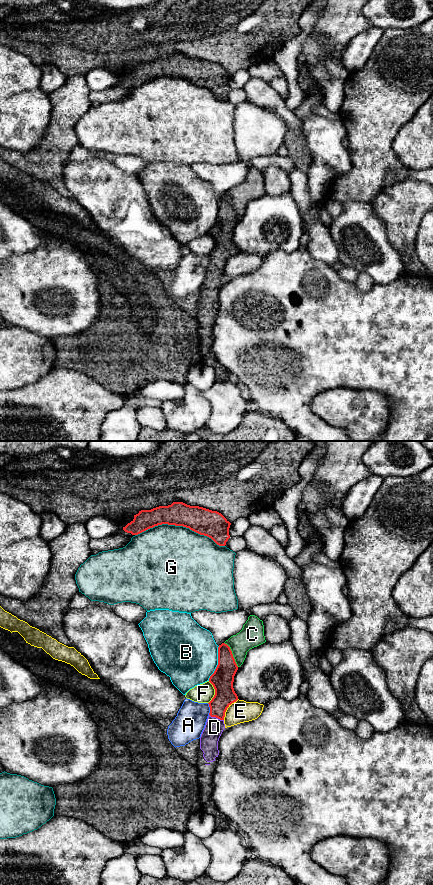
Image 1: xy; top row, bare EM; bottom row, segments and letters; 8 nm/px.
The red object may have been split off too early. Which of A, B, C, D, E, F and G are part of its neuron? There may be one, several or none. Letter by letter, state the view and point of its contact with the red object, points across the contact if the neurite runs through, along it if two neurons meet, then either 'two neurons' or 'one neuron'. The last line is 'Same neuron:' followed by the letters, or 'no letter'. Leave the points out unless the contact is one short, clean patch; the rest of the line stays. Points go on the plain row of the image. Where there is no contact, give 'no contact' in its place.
A: meets red in xy at (210, 261); border along xy (207, 255), (209, 266); two neurons
B: meets red in xy at (218, 215); two neurons
C: meets red in xy at (232, 206); border along xy (224, 194), (229, 199), (238, 218); two neurons
D: meets red in xy at (216, 269); runs through xy (225, 247), (218, 257), (216, 269), (214, 279); one neuron
E: meets red in xy at (227, 259); border along xy (238, 251), (227, 260), (223, 271); two neurons
F: meets red in xy at (215, 244); two neurons
G: meets red in xy at (180, 77); two neurons
Same neuron: D

